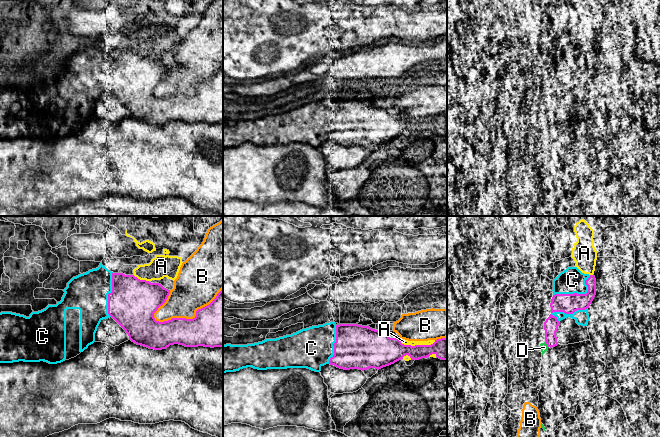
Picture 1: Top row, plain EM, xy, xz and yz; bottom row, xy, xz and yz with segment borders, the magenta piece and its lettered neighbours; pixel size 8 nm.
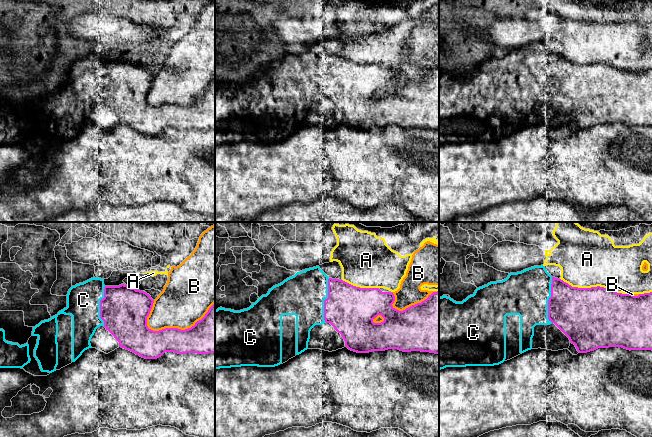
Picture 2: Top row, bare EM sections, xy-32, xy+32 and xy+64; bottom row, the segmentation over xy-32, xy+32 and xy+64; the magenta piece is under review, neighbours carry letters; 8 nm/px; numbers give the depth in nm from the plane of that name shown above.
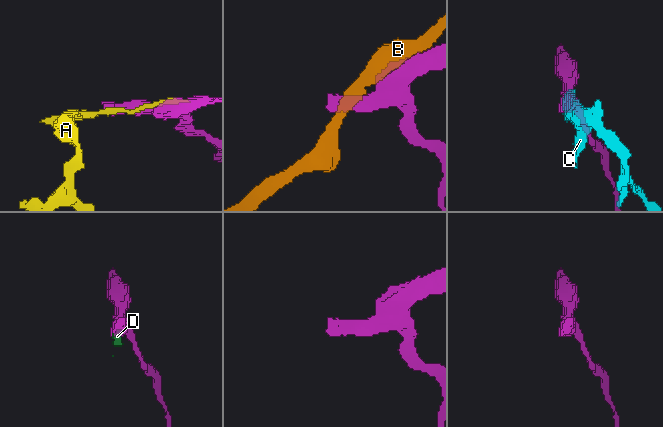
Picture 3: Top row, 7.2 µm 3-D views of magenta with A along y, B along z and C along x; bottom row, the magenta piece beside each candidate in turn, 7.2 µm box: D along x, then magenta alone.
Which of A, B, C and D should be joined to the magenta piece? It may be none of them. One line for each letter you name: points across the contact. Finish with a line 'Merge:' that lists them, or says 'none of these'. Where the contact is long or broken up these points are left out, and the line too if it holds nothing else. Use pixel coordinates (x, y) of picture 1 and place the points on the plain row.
Merge: C

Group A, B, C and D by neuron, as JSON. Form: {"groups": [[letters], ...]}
{"groups": [["A"], ["B"], ["C"], ["D"]]}

